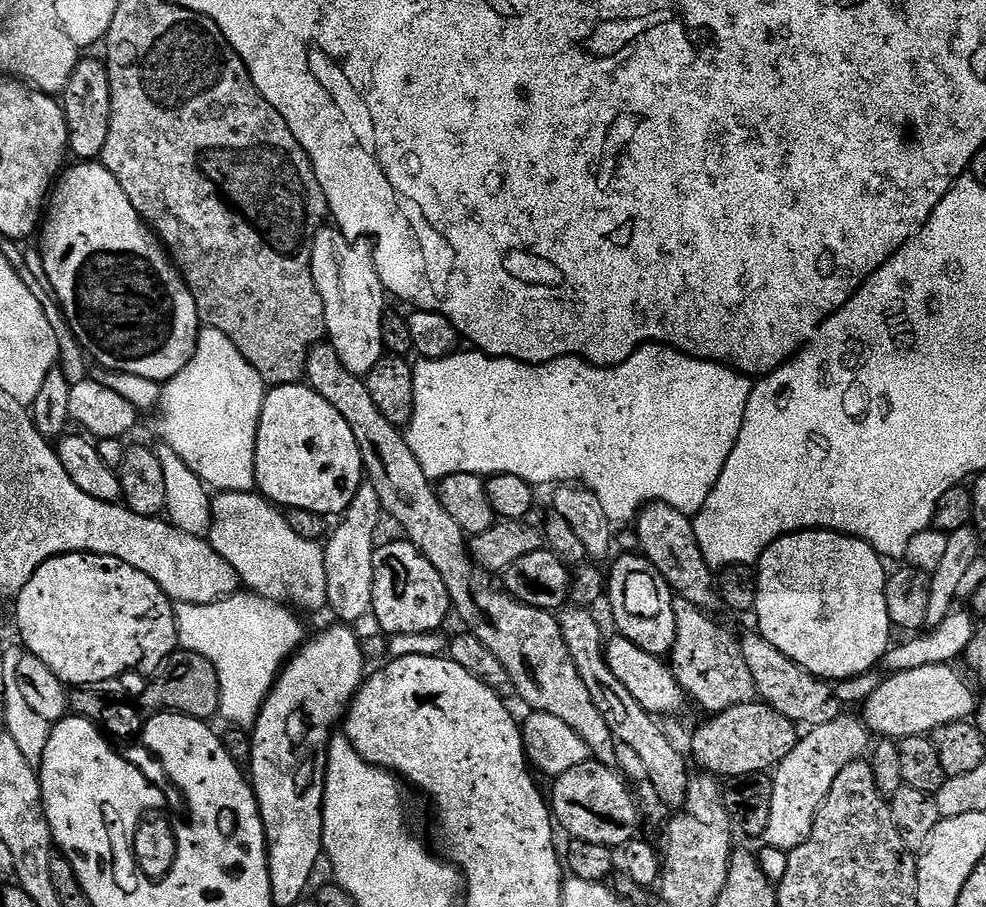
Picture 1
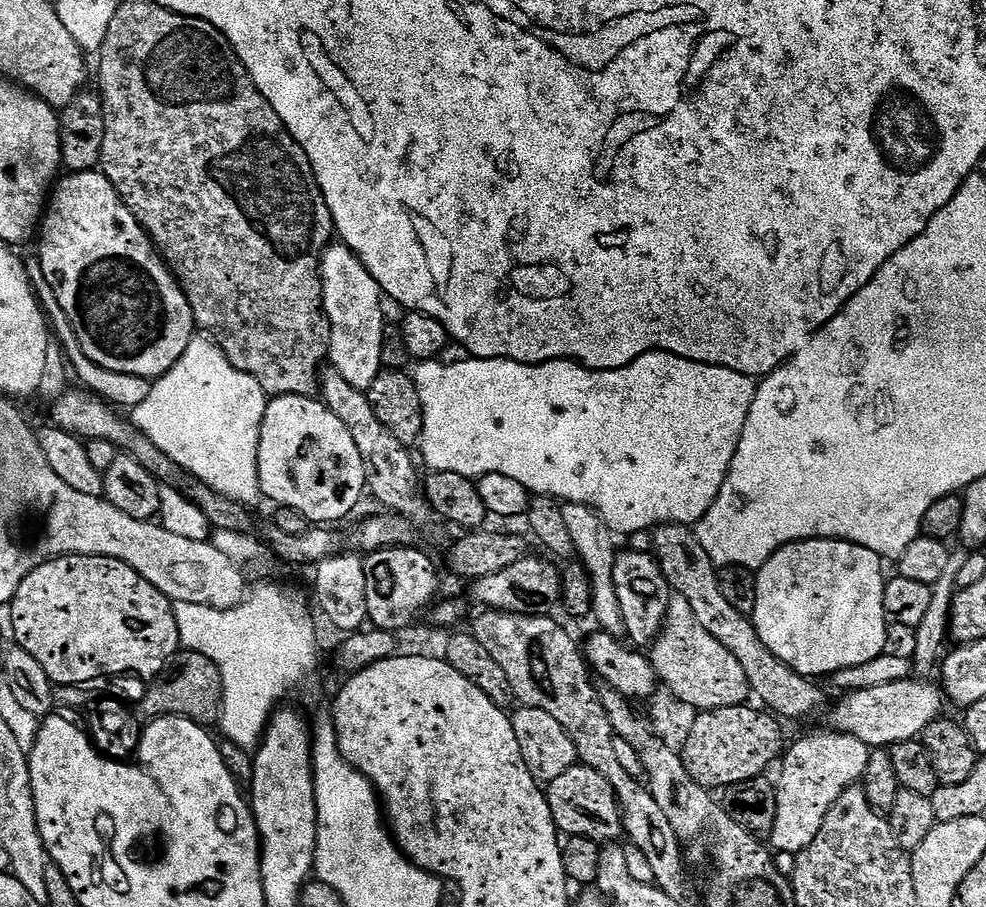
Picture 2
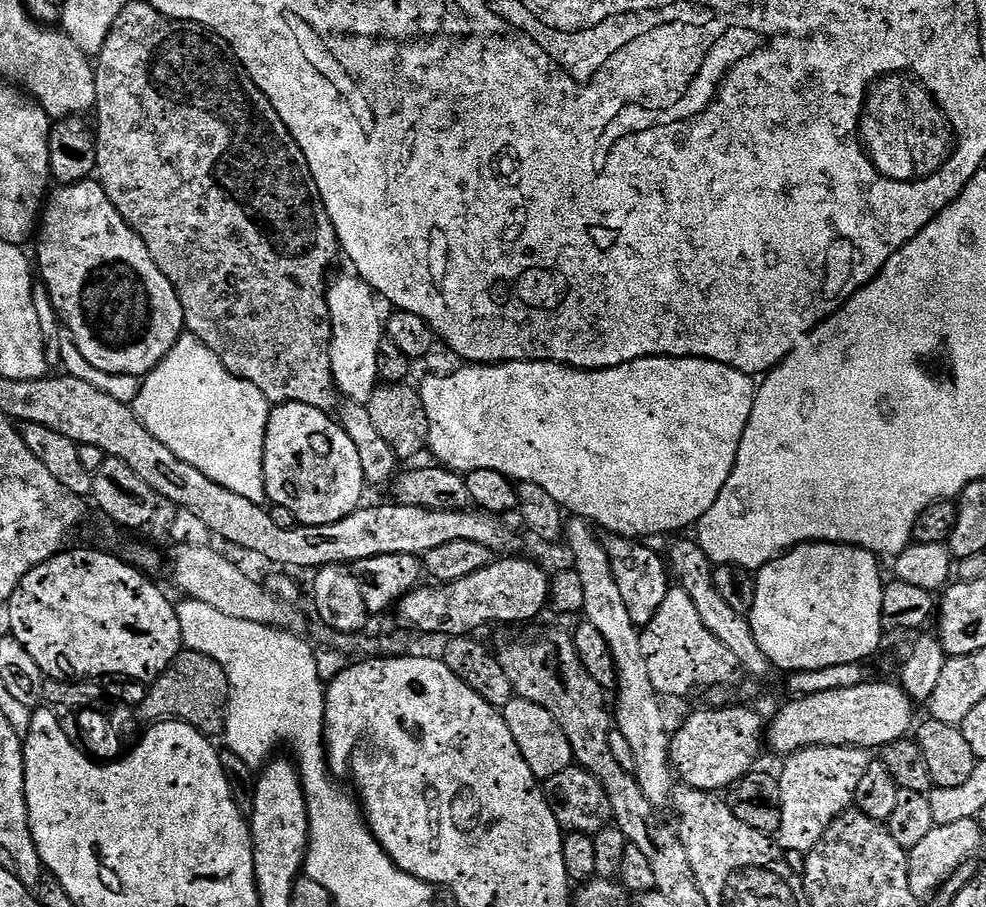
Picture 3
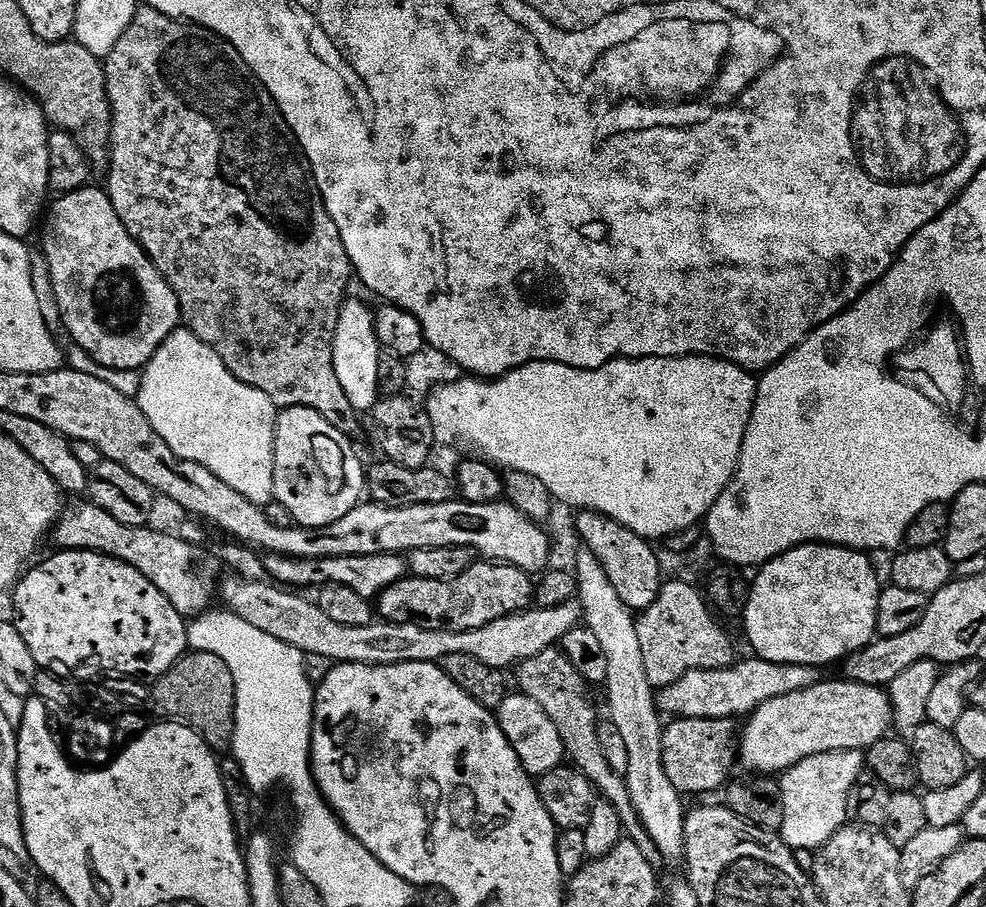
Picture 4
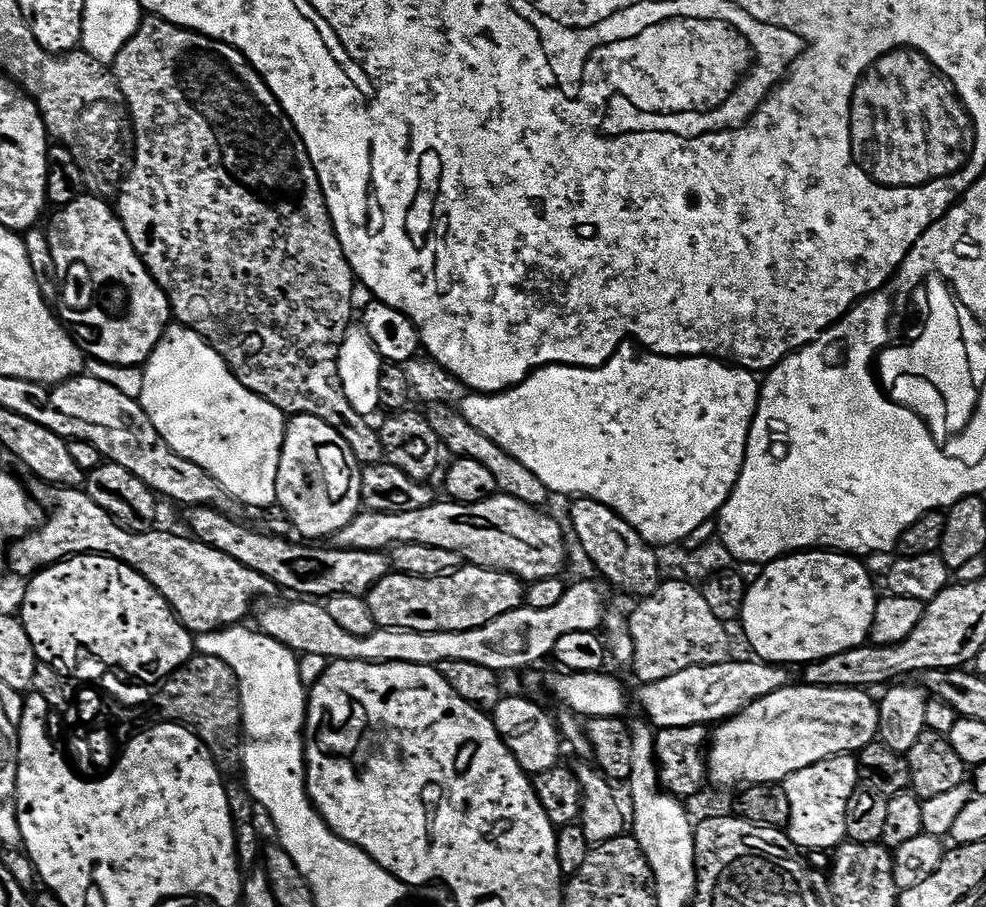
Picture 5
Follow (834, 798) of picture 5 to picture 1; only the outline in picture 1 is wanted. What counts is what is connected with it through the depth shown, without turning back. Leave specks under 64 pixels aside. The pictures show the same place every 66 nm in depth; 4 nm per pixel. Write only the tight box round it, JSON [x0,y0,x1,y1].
[762,714,869,853]

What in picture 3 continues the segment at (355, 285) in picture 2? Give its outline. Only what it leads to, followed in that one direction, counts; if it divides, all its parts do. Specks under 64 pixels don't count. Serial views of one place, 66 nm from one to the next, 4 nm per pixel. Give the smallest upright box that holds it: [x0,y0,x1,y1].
[328,274,386,405]

